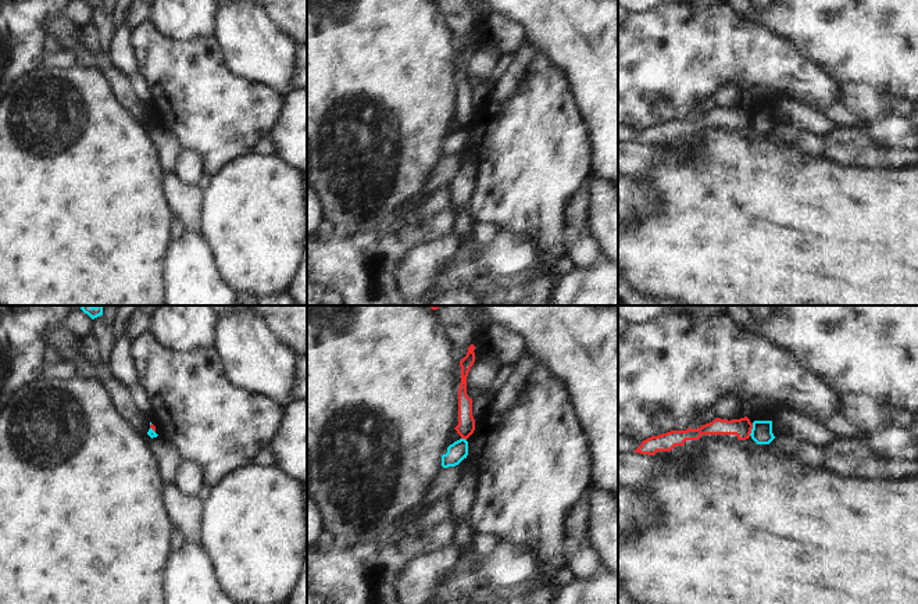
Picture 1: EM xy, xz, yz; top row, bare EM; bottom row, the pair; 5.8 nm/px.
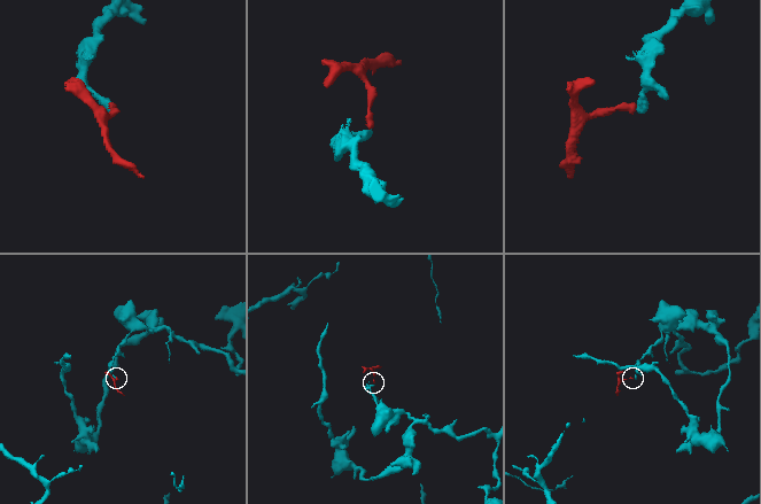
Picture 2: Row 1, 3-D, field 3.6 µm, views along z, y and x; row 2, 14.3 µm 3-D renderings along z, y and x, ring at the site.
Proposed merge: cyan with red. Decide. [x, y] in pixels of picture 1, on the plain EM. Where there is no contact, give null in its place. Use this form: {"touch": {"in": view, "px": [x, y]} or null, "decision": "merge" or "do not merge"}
{"touch": {"in": "yz", "px": [752, 118]}, "decision": "do not merge"}

